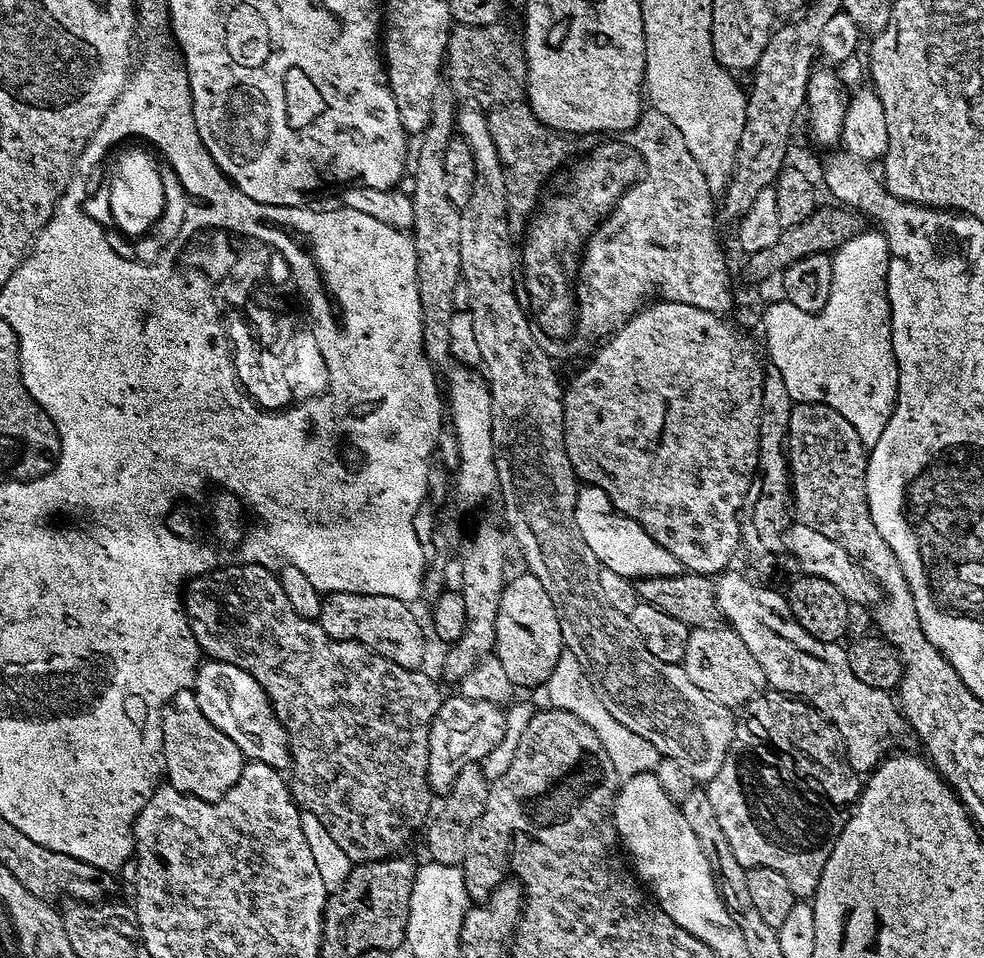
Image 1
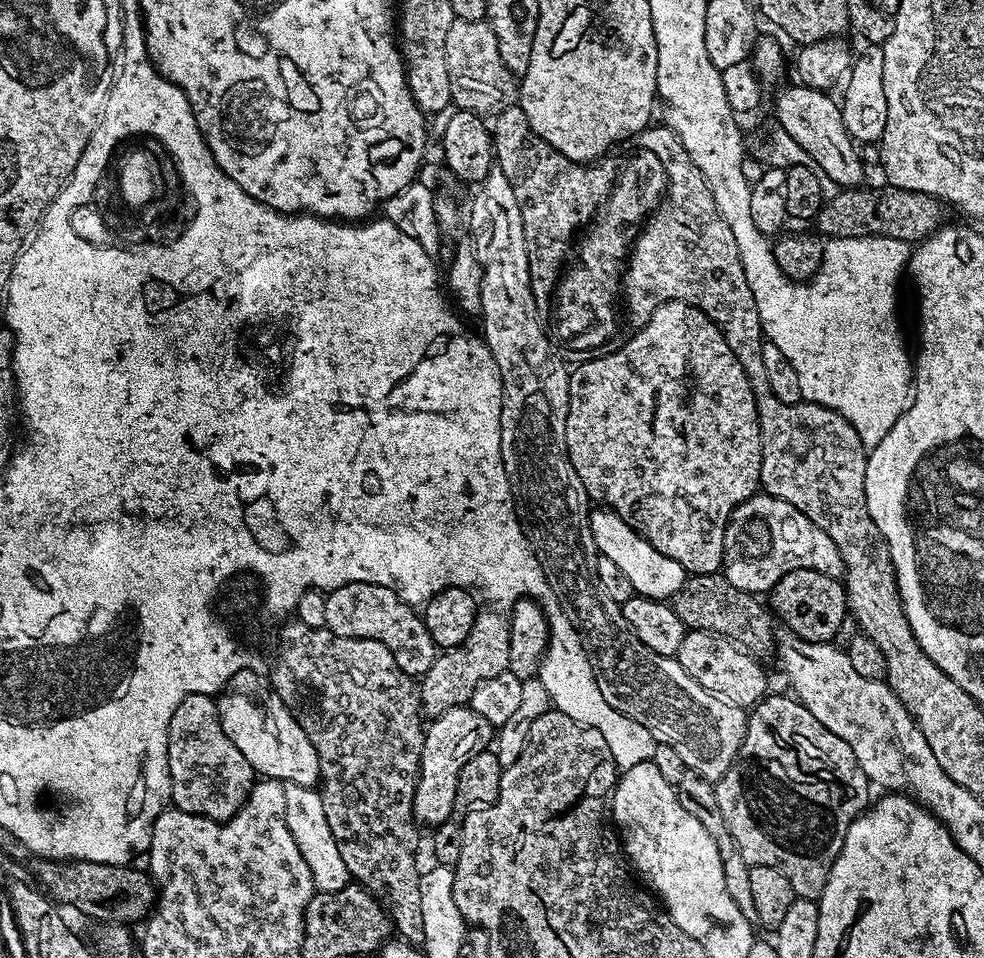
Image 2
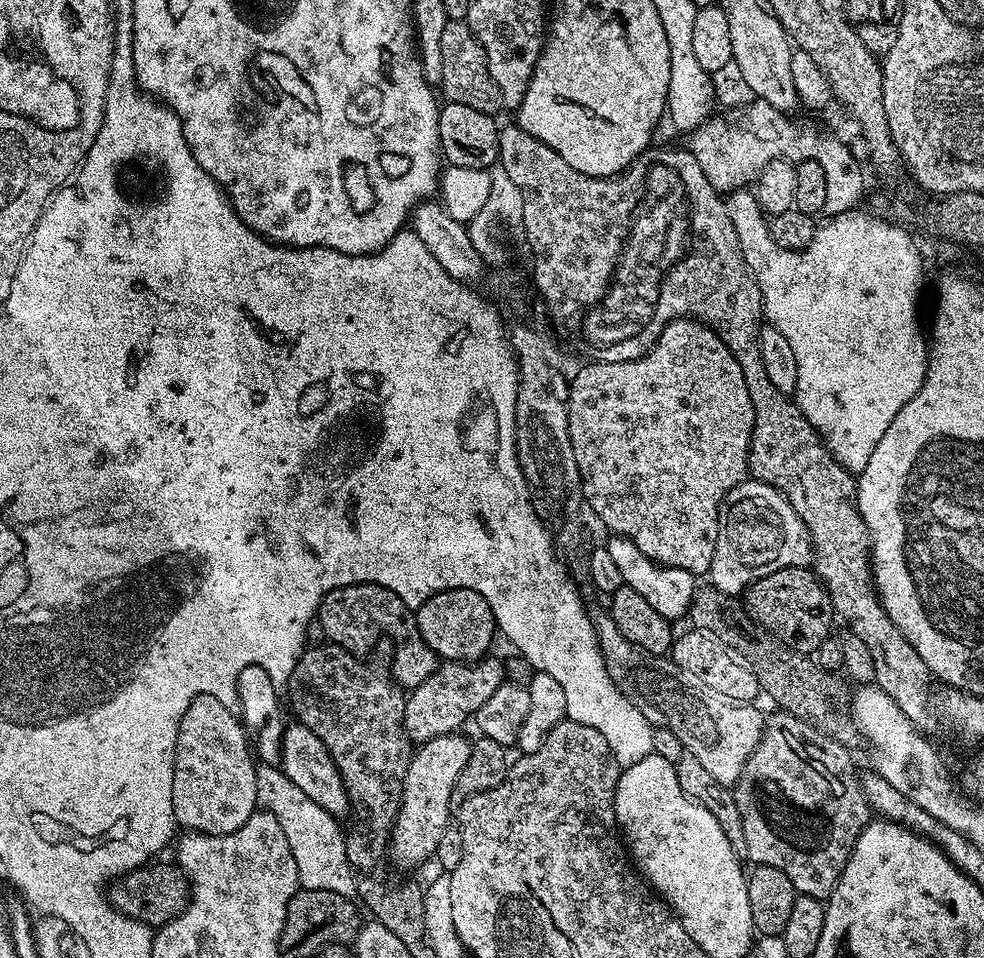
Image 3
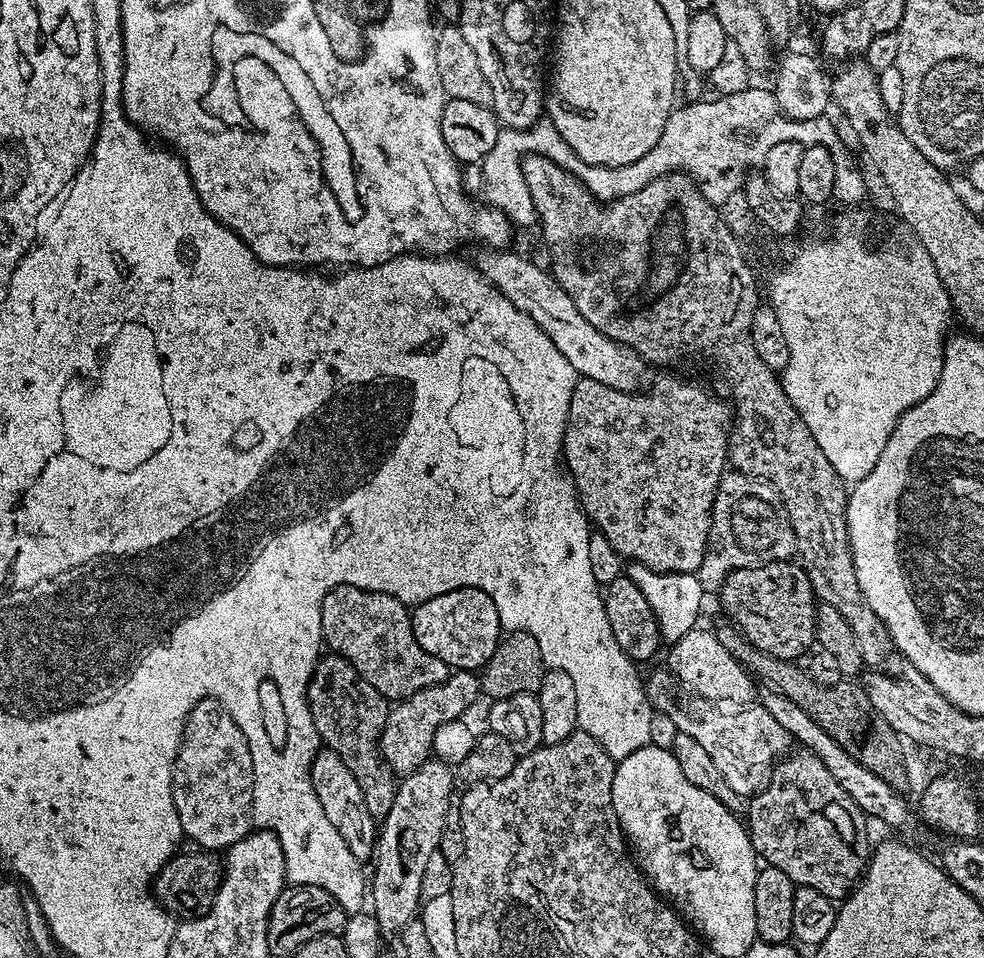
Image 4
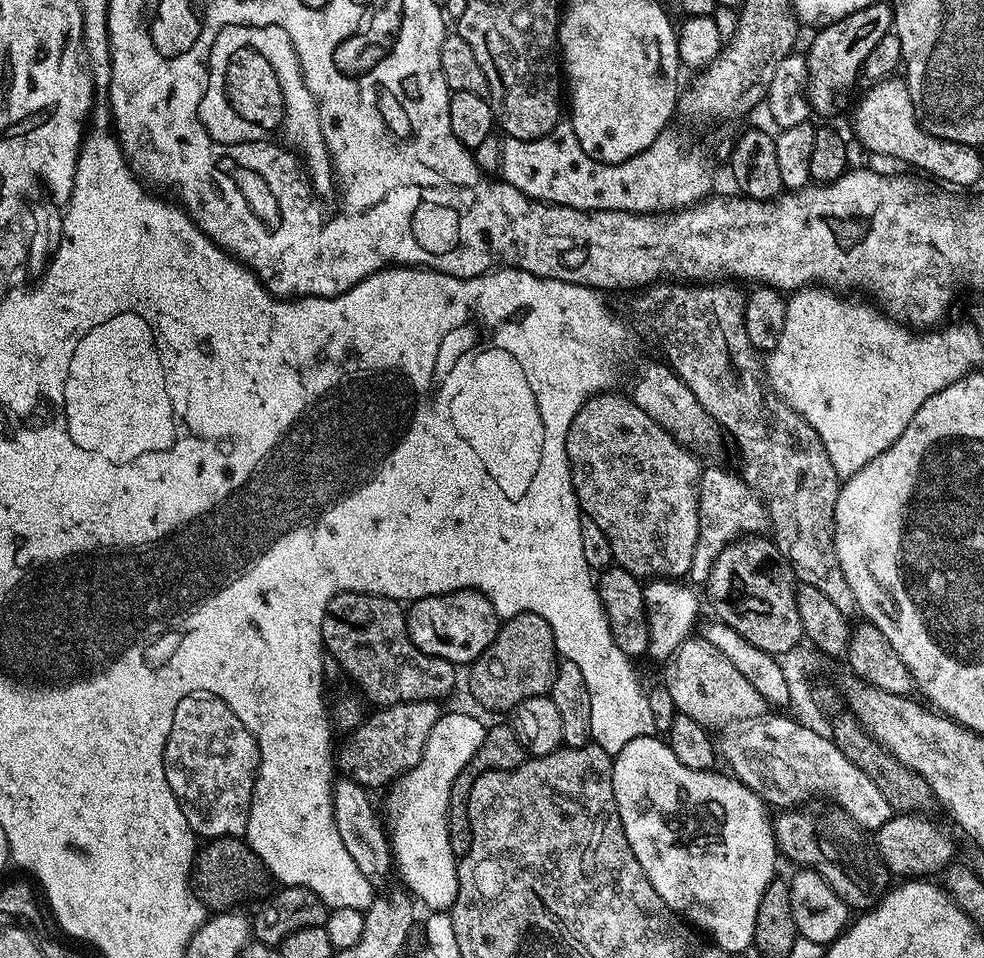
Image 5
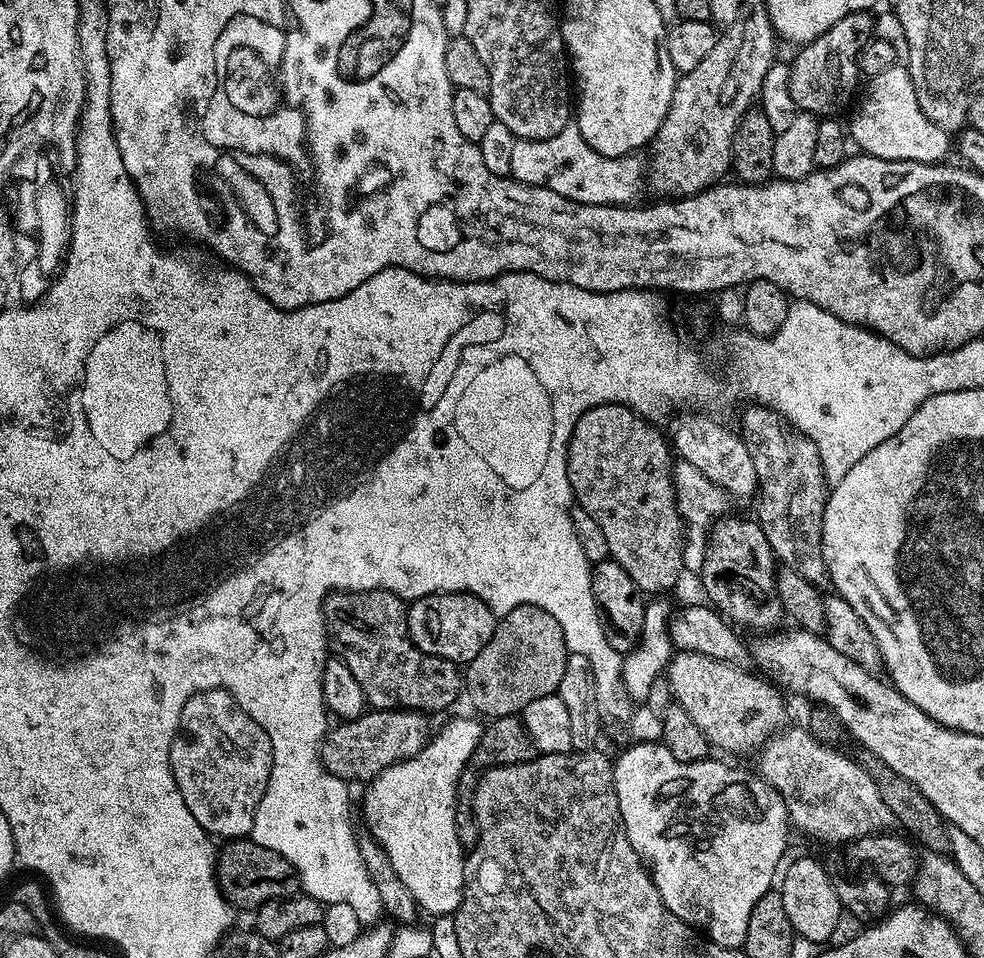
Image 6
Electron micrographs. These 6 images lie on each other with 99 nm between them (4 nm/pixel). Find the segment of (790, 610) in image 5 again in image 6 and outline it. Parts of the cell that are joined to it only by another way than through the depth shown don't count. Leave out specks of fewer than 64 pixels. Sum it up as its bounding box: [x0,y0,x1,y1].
[698,516,786,634]

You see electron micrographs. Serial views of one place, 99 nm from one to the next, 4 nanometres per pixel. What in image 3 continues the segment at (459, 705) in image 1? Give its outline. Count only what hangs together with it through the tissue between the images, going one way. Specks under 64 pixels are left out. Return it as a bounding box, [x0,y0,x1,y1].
[387,734,471,872]

